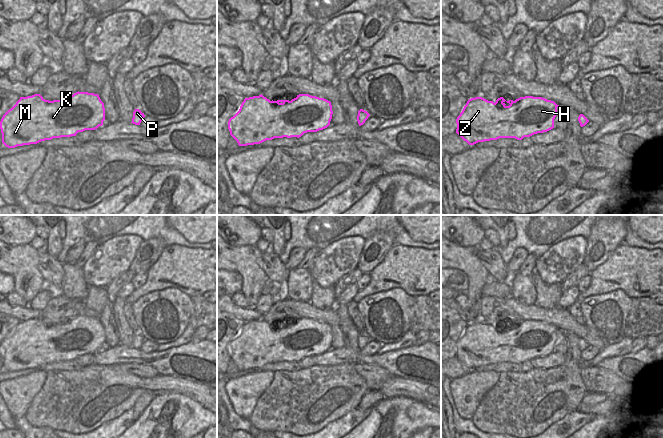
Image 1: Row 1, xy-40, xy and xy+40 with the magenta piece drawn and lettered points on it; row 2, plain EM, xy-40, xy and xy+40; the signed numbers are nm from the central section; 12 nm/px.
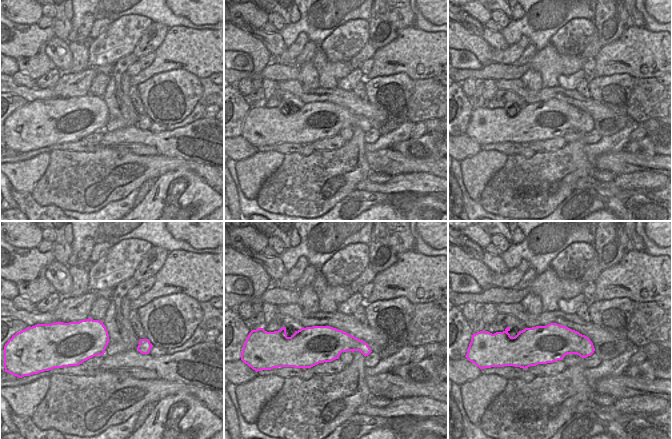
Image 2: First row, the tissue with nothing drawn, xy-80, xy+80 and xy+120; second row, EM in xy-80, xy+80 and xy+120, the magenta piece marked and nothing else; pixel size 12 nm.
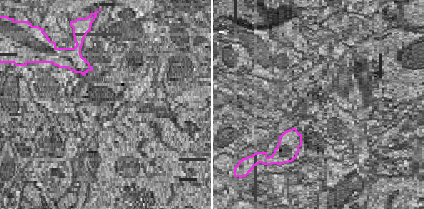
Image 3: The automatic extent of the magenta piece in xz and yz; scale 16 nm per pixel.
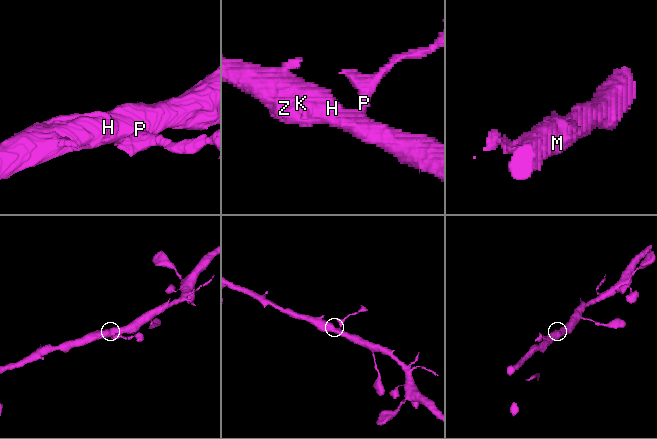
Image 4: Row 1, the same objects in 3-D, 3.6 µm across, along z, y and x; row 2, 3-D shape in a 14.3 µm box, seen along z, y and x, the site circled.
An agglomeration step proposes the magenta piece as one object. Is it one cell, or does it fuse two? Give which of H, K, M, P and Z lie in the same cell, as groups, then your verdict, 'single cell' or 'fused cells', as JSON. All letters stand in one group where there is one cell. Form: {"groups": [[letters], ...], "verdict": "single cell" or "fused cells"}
{"groups": [["H", "K", "M", "P", "Z"]], "verdict": "single cell"}

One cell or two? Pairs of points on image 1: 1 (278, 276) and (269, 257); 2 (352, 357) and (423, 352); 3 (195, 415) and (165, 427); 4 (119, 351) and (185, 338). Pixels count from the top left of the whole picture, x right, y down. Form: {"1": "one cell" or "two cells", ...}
{"1": "one cell", "2": "one cell", "3": "one cell", "4": "two cells"}

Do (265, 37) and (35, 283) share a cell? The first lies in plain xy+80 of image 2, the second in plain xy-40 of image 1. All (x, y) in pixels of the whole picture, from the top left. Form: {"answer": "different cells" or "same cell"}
{"answer": "different cells"}

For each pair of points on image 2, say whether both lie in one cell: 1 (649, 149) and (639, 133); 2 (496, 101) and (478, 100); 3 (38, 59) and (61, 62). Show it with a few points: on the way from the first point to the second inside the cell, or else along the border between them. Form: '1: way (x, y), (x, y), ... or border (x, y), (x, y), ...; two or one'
1: border (647, 134), (630, 142); two
2: border (487, 101), (484, 106); two
3: border (51, 38), (45, 48), (45, 54), (55, 67); two

